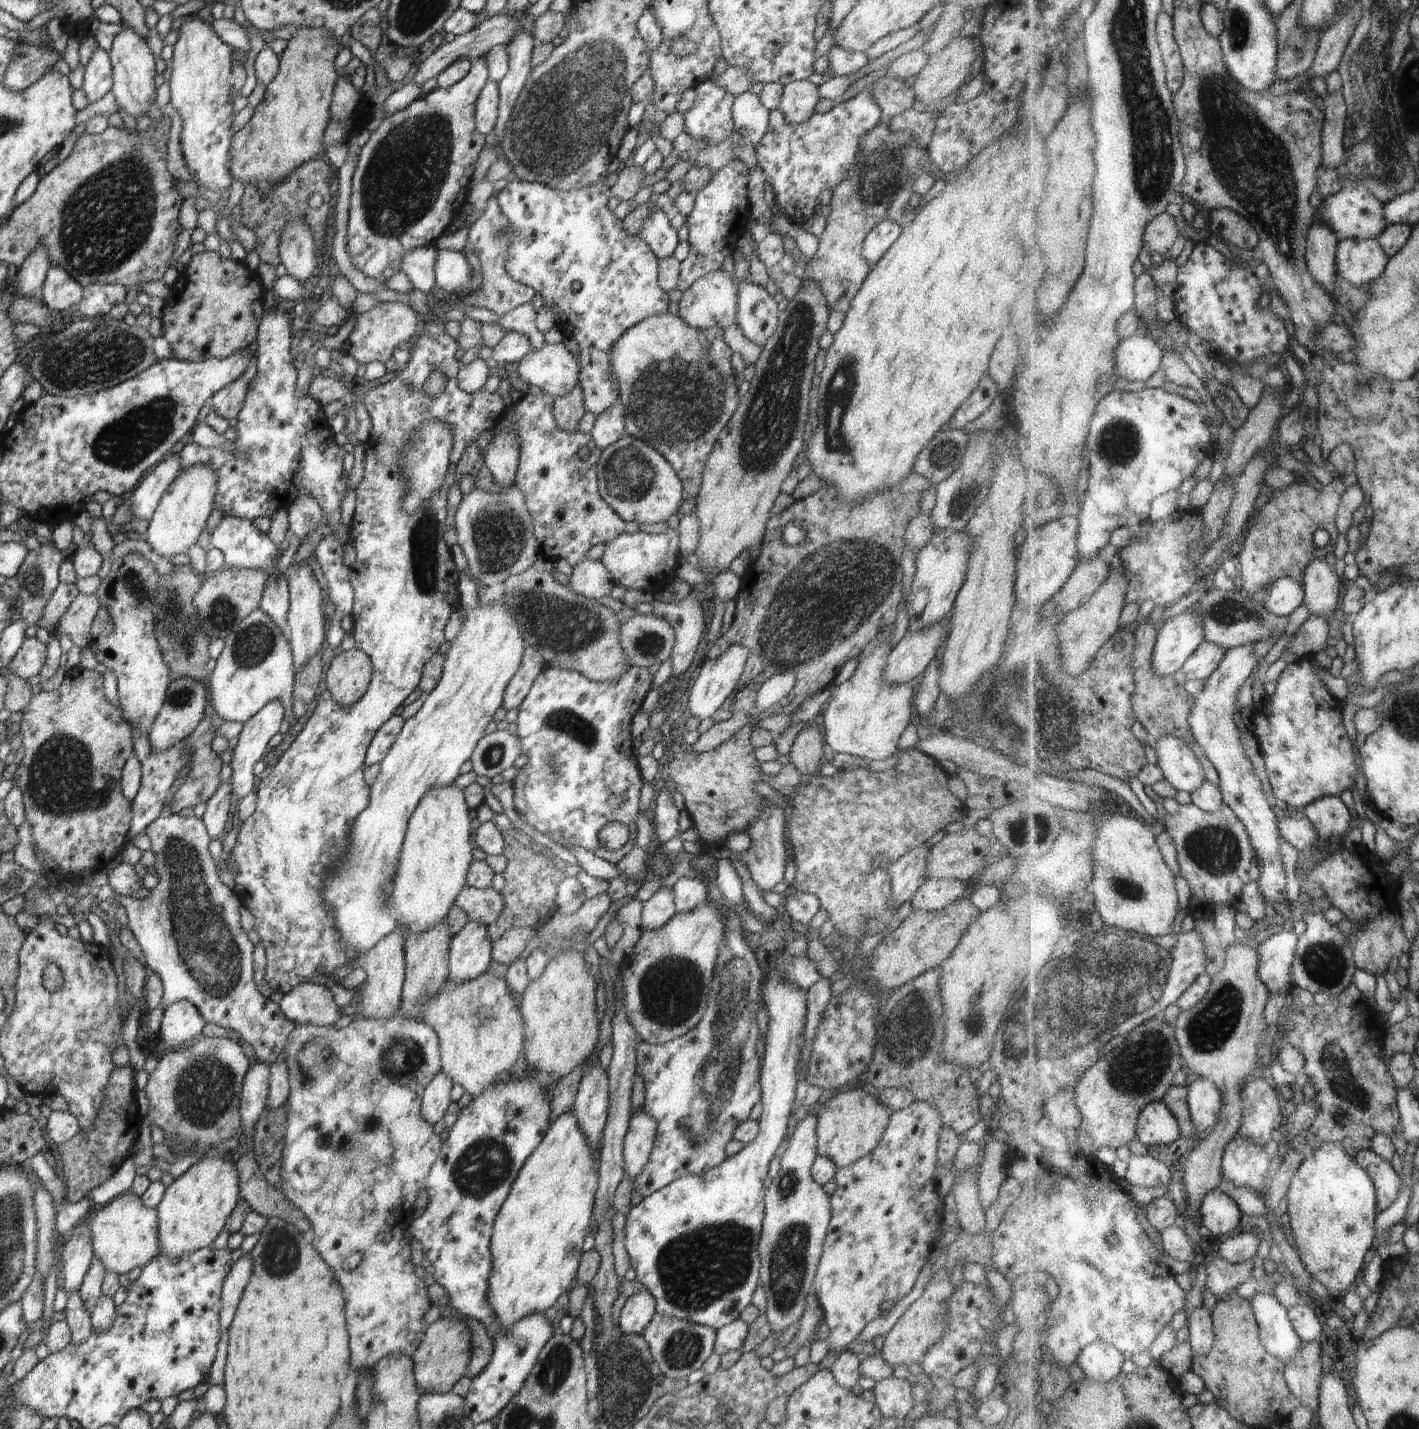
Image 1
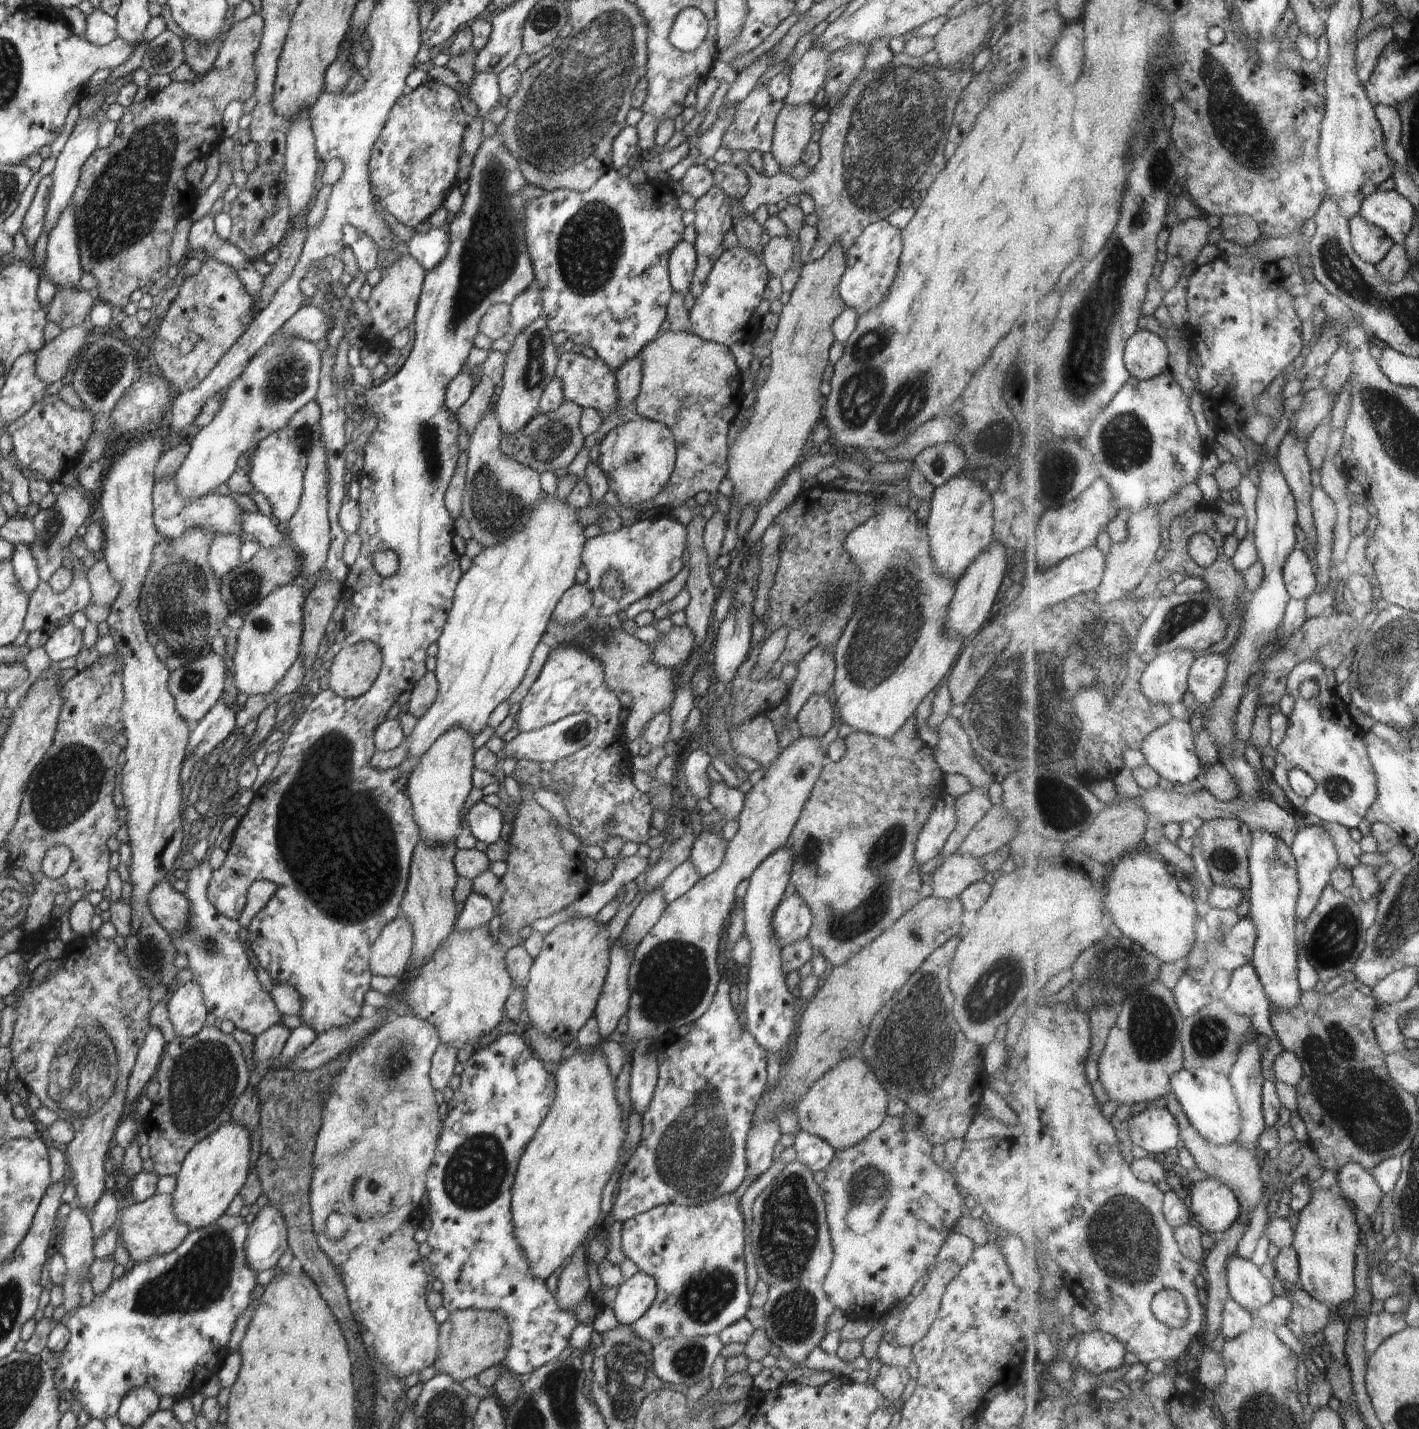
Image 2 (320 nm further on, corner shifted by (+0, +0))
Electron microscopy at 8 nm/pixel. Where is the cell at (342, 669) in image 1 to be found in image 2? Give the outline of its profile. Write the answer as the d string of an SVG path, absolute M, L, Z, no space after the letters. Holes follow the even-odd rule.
M370 641L344 644L333 658L328 686L343 699L355 699L370 690L383 665L380 648Z

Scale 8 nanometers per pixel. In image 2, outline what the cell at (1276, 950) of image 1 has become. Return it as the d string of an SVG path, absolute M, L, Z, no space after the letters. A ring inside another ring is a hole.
M1253 962L1233 973L1222 998L1232 1010L1251 1018L1260 1034L1269 1040L1276 1039L1278 1034L1271 1021L1273 1006Z

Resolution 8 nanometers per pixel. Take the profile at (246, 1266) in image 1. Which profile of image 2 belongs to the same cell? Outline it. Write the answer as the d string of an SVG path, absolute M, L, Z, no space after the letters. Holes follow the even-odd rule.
M268 1203L249 1224L245 1240L245 1257L255 1272L276 1268L278 1259L286 1250L287 1228L280 1211Z

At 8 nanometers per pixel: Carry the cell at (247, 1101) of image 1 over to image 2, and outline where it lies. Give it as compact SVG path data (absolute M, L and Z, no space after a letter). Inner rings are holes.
M278 1023L258 1035L253 1044L254 1066L265 1070L272 1068L269 1064L280 1056L291 1031L286 1025Z

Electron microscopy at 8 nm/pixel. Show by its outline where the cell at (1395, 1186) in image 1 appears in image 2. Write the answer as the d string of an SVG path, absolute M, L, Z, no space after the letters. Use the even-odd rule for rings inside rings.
M1348 1163L1338 1175L1337 1188L1354 1202L1359 1212L1372 1219L1376 1216L1385 1192L1378 1179L1360 1163Z

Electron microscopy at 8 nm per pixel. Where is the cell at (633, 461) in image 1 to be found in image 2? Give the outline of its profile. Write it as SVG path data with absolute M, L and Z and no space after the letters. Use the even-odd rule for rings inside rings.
M638 417L612 428L598 445L598 465L607 476L609 489L615 492L622 507L648 502L668 484L675 467L677 448L672 432L658 421Z

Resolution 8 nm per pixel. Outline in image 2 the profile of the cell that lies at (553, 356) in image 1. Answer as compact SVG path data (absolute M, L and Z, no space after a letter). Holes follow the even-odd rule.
M565 352L559 358L556 378L562 383L566 400L575 402L583 409L595 408L603 416L607 416L619 403L615 371L600 358L590 359L582 353Z

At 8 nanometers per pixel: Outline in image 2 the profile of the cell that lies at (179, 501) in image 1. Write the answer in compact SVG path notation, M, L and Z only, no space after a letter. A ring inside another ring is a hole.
M278 329L254 356L250 358L244 372L229 384L221 396L221 407L214 420L198 431L193 431L190 438L190 452L187 459L174 475L175 483L184 500L204 496L216 491L237 469L236 462L250 448L254 448L268 435L273 435L282 428L289 426L288 421L295 412L304 408L310 400L315 400L321 373L321 353L316 343L296 337L289 337Z

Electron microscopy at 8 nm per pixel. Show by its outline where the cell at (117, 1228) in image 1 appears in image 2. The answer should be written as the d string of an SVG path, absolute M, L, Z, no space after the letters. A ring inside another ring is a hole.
M156 1193L144 1202L139 1203L129 1199L120 1213L122 1213L122 1224L119 1227L122 1228L123 1244L135 1263L176 1250L191 1231L187 1224L176 1218L171 1194Z

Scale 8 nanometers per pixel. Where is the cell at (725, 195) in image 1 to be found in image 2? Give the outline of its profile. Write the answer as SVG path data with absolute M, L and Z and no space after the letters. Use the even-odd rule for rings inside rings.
M714 185L704 196L696 199L693 210L696 214L694 226L697 237L693 245L697 254L697 265L689 290L692 296L696 298L702 294L708 273L712 270L715 260L718 260L720 255L725 251L724 245L722 245L722 239L726 232L733 228L733 220L729 215L730 205L731 198L718 185Z

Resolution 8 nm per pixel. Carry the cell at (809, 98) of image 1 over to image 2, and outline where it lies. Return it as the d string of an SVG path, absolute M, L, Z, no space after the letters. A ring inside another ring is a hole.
M812 104L784 105L775 120L771 153L781 172L787 175L801 162L804 149L815 137Z

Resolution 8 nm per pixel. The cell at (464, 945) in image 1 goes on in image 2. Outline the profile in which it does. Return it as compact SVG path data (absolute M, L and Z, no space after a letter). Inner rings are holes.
M472 891L464 901L464 908L458 916L456 929L470 930L477 926L488 925L496 914L497 908L487 896Z

